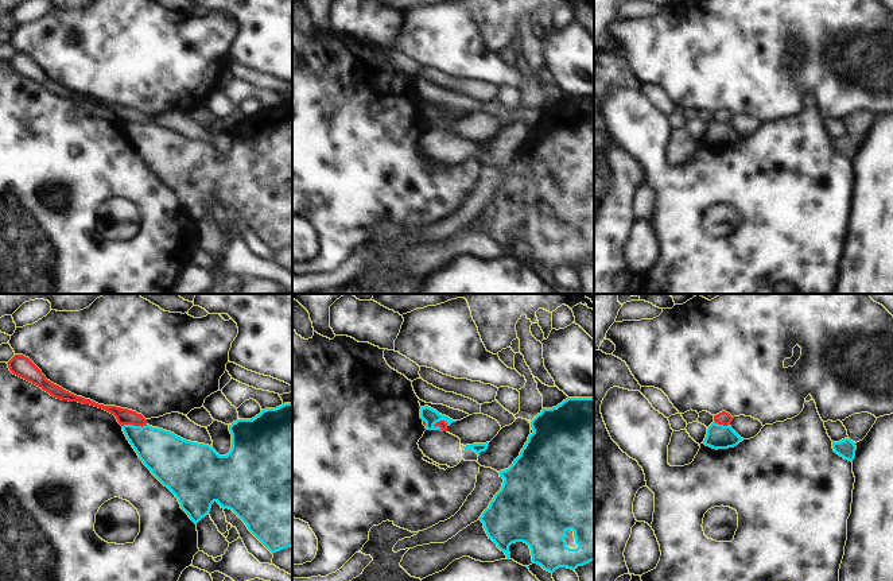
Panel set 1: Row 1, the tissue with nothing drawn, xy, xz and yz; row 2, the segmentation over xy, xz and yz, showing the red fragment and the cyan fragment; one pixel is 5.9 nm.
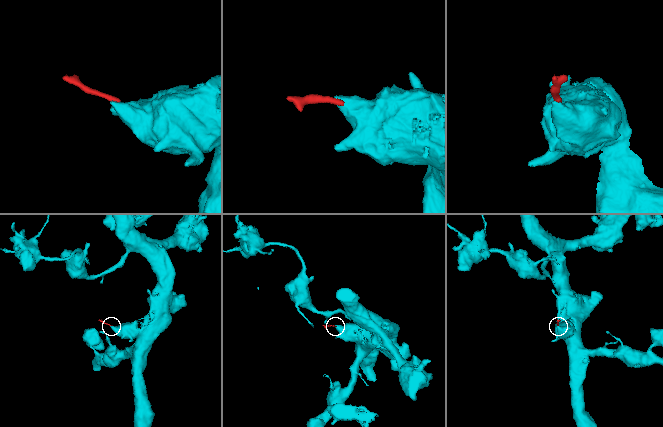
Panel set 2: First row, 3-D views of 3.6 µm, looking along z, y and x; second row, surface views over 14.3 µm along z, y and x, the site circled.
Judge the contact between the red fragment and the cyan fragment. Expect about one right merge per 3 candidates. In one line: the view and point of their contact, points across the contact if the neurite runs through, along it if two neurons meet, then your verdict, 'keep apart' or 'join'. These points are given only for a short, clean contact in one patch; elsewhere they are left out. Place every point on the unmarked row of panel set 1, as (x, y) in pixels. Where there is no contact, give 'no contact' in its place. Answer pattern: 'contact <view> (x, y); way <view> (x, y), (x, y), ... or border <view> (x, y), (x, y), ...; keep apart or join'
contact xy (134, 123); border xy (146, 121), (142, 124), (123, 124); keep apart

